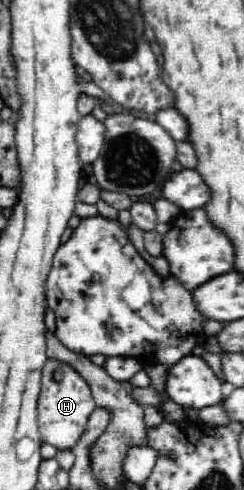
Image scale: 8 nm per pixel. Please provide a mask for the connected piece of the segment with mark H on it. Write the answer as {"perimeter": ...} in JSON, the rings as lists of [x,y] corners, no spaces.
{"perimeter":[[[47,359],[42,370],[41,390],[36,410],[42,442],[60,450],[72,449],[83,436],[89,414],[96,409],[88,382],[67,363]]]}

